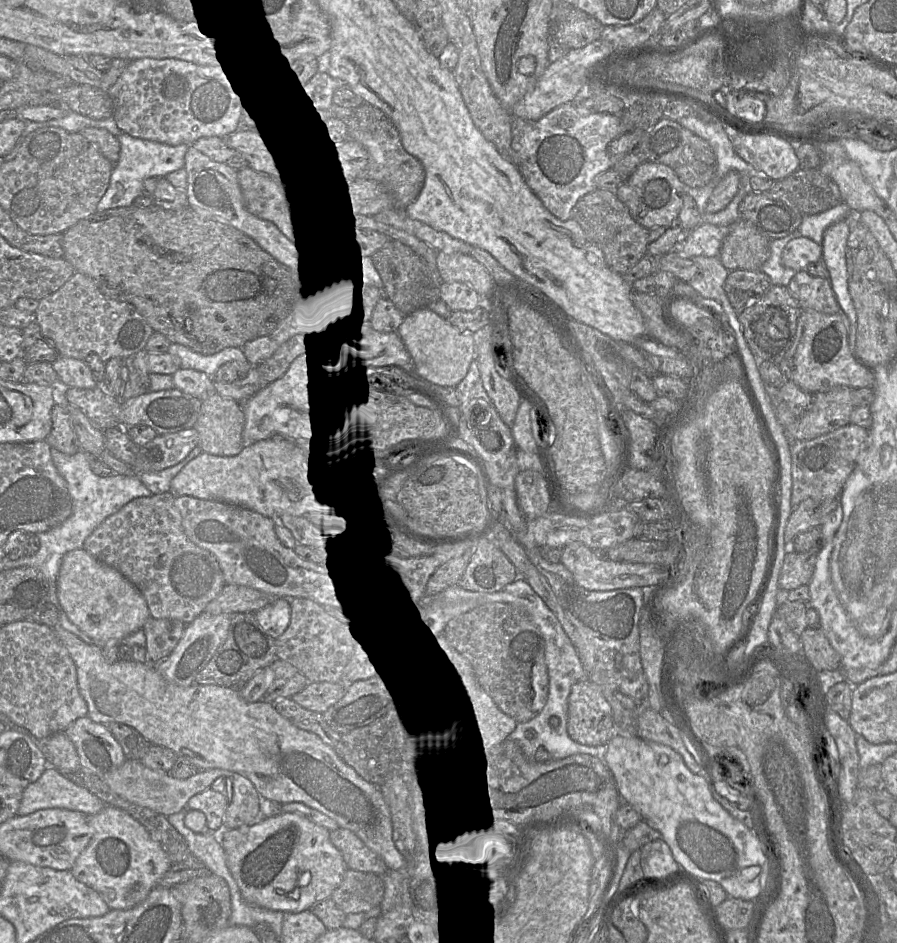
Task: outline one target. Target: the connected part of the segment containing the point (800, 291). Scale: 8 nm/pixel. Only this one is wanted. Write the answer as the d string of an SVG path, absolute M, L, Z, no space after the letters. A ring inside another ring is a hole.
M802 270L791 279L787 288L802 309L812 309L828 315L841 311L830 279L815 277Z

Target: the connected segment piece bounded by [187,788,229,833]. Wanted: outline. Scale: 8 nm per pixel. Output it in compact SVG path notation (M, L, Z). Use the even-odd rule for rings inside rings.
M209 788L191 797L187 808L203 812L207 819L207 831L220 833L224 829L223 819L228 804L222 793Z

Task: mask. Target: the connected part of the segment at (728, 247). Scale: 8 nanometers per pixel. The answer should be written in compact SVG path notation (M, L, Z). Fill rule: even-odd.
M738 219L729 226L730 232L722 242L719 259L729 271L759 271L770 256L770 240L764 237L750 222Z

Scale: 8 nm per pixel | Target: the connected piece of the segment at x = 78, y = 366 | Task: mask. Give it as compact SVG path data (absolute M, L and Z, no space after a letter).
M58 356L52 367L63 389L92 389L98 385L84 360Z

